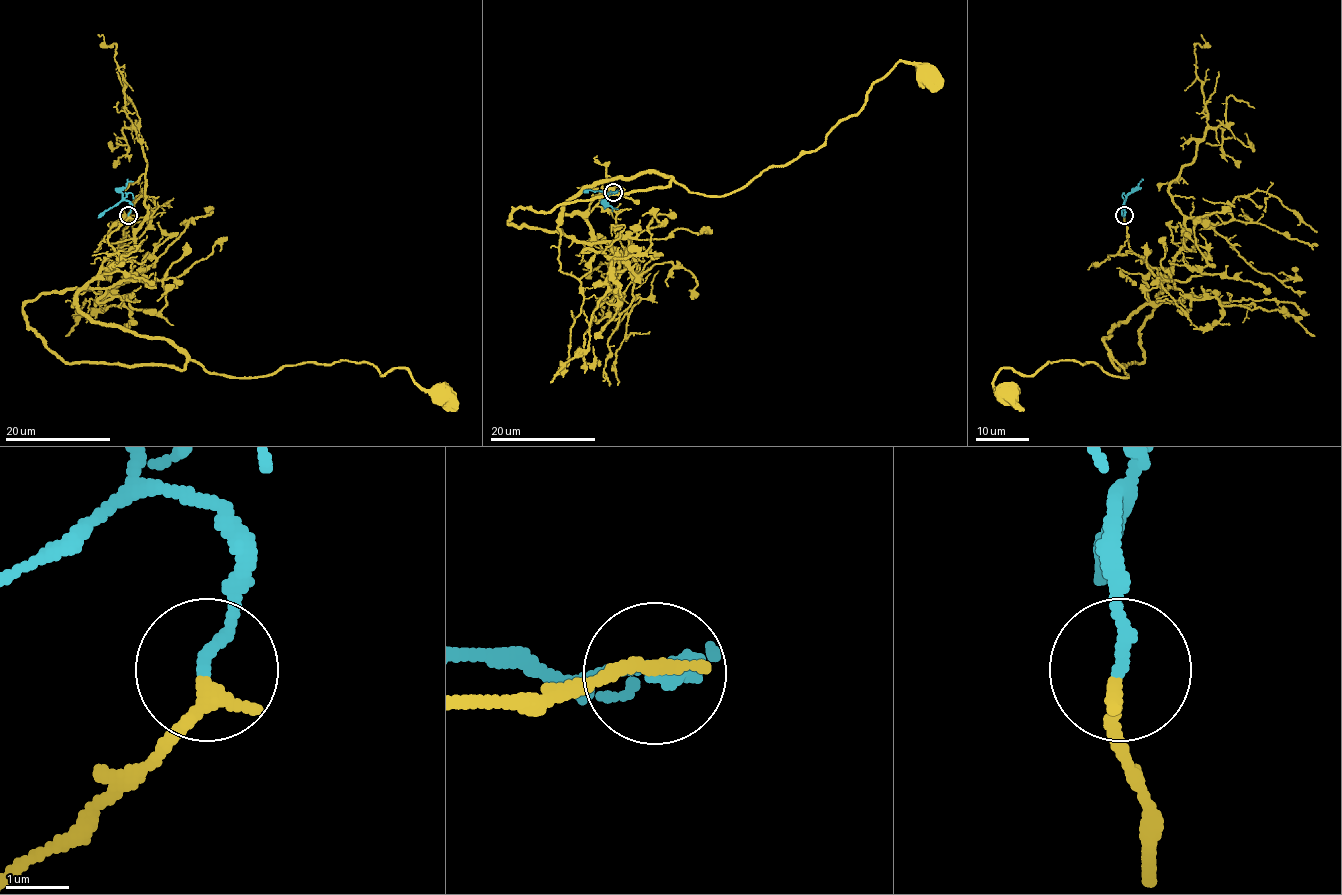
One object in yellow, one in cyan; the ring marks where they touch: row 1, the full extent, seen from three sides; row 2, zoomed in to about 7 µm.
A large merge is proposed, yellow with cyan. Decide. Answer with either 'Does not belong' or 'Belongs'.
Belongs

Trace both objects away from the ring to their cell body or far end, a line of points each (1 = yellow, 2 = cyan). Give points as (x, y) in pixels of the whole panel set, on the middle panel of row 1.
1: (613, 193), (563, 215), (586, 187), (655, 173), (728, 195), (815, 150), (899, 62), (921, 75)
2: (613, 193), (615, 191), (582, 191)

